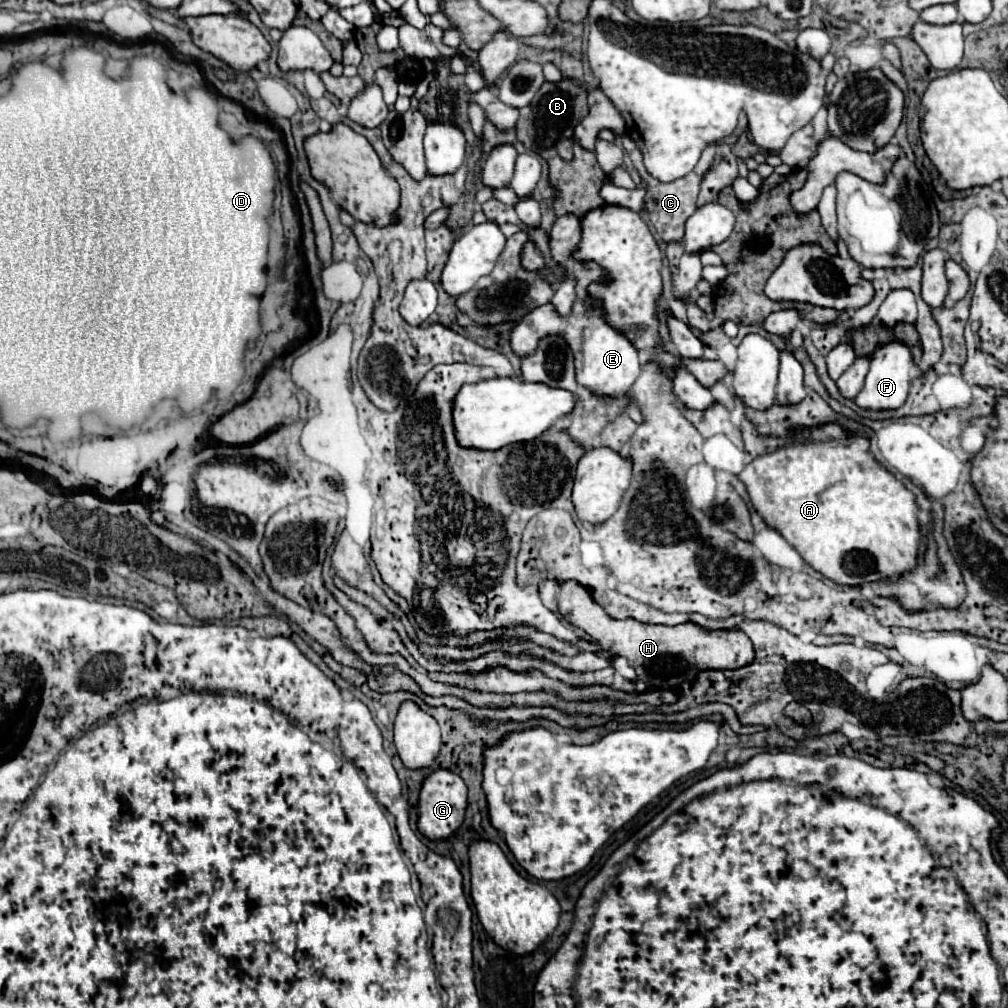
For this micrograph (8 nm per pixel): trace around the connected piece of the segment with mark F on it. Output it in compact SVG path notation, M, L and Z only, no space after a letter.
M893 339L893 343L883 343L881 347L877 347L877 351L873 351L871 367L865 377L865 385L857 393L855 403L863 409L897 409L897 407L901 407L909 393L911 367L913 367L913 355L911 355L909 347L905 347L905 343L897 343L897 339Z

